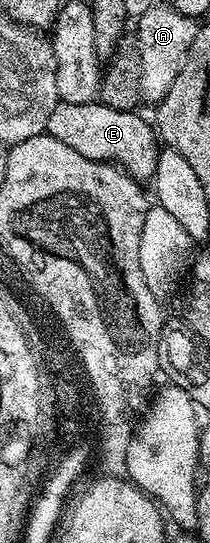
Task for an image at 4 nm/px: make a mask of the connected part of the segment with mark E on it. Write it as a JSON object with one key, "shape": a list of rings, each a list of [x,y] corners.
{"shape":[[[98,100],[84,105],[60,101],[53,107],[53,115],[49,115],[46,132],[53,139],[61,139],[65,147],[73,147],[77,155],[85,155],[85,159],[94,161],[110,161],[136,181],[147,183],[157,171],[161,141],[148,118],[146,121],[137,114],[135,111],[117,111]]]}

